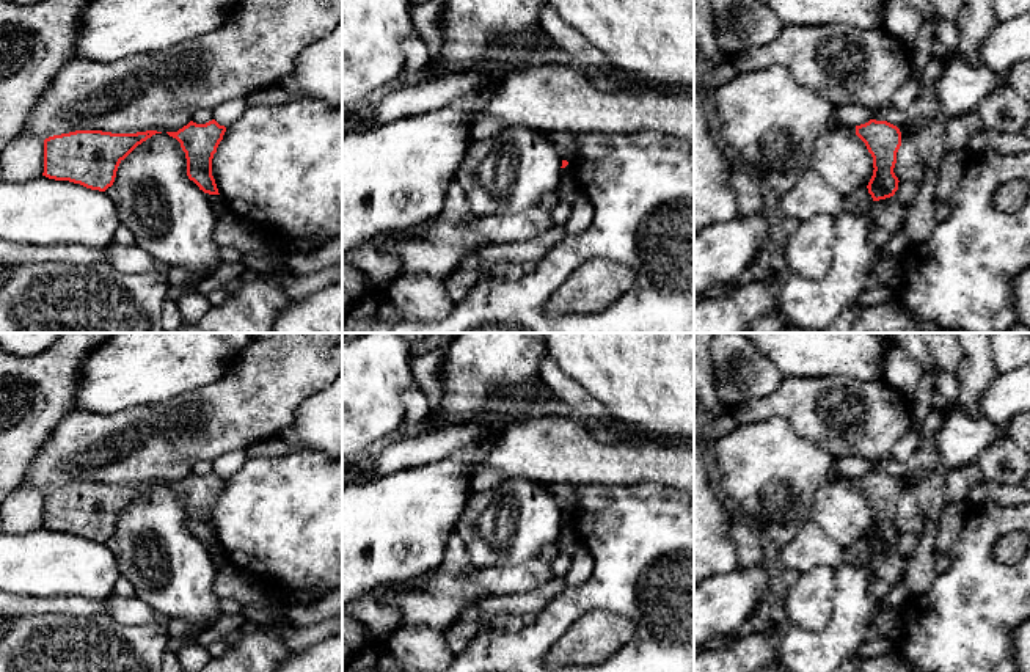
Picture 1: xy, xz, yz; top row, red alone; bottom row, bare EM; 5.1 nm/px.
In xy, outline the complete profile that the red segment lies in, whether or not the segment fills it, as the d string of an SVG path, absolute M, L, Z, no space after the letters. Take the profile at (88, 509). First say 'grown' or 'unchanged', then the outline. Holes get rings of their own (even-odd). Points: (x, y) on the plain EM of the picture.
unchanged | M75 482L49 488L44 491L42 528L105 543L113 537L119 515L155 485L162 484Z

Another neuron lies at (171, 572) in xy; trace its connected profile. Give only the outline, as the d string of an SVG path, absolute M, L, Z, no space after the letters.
M166 484L152 487L121 512L115 534L105 546L116 557L119 573L133 584L135 597L146 603L157 617L187 619L206 630L221 617L220 600L214 593L217 568L206 545L187 528L187 510L181 495Z

